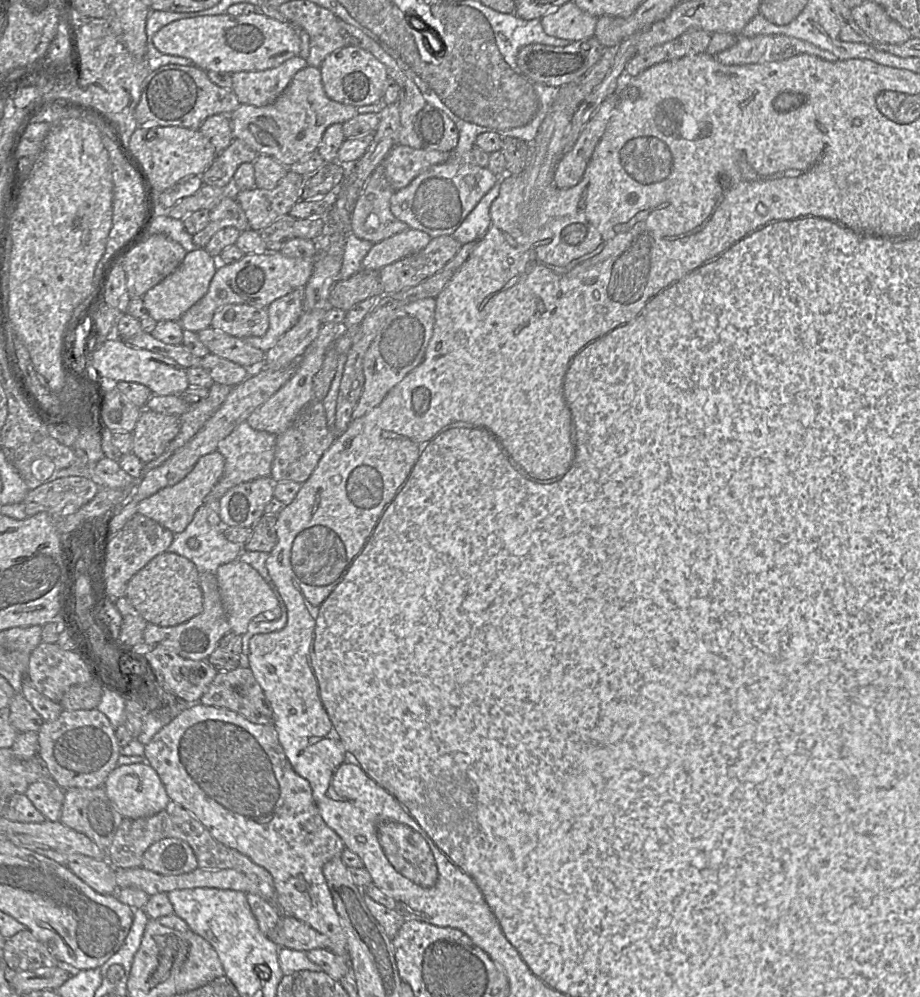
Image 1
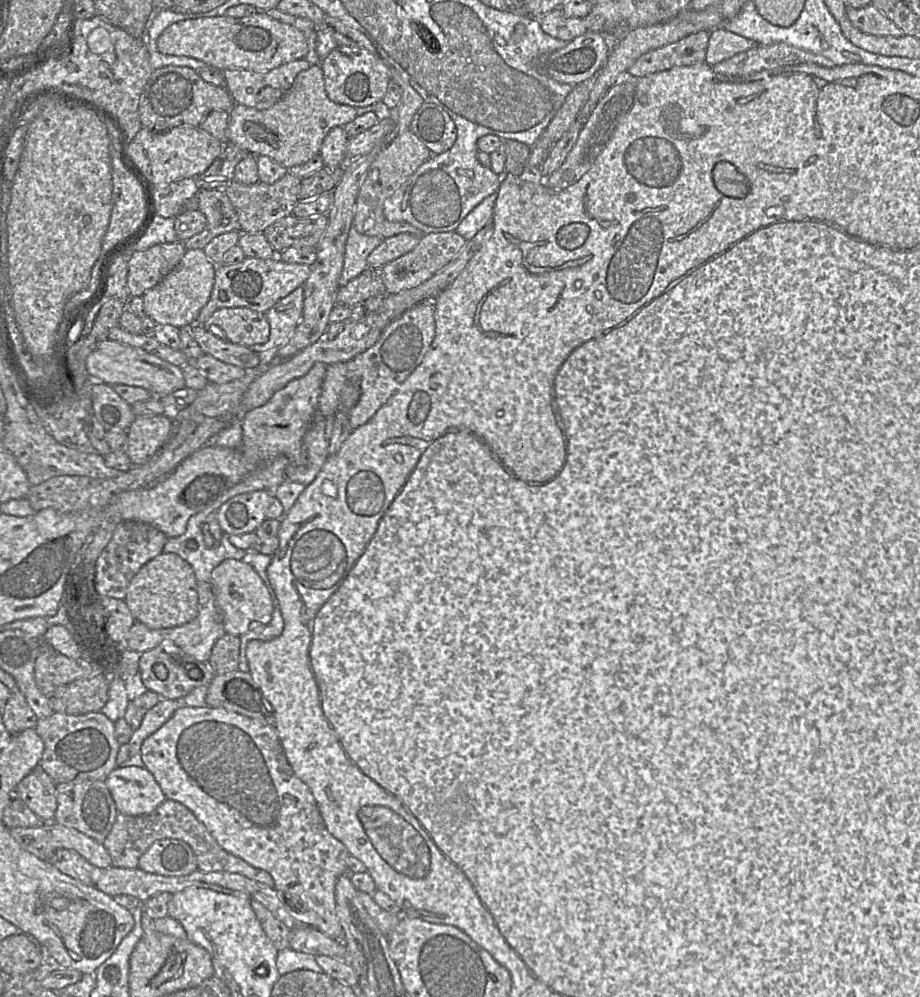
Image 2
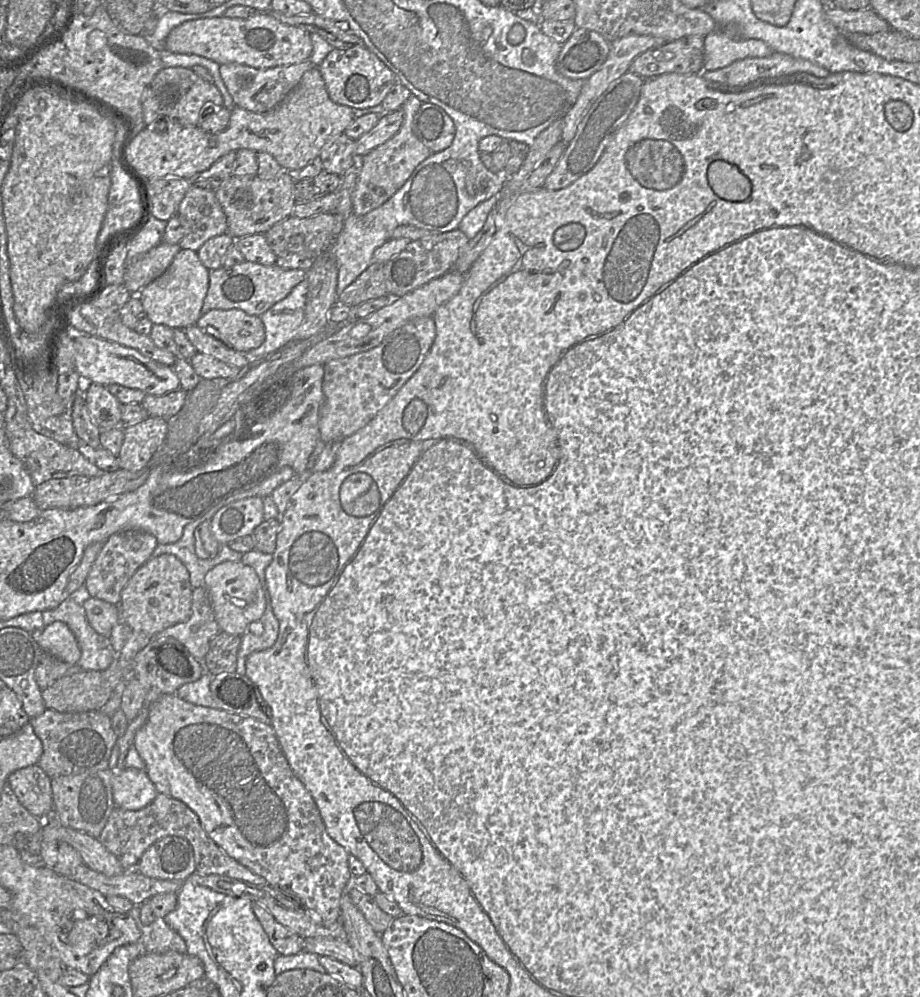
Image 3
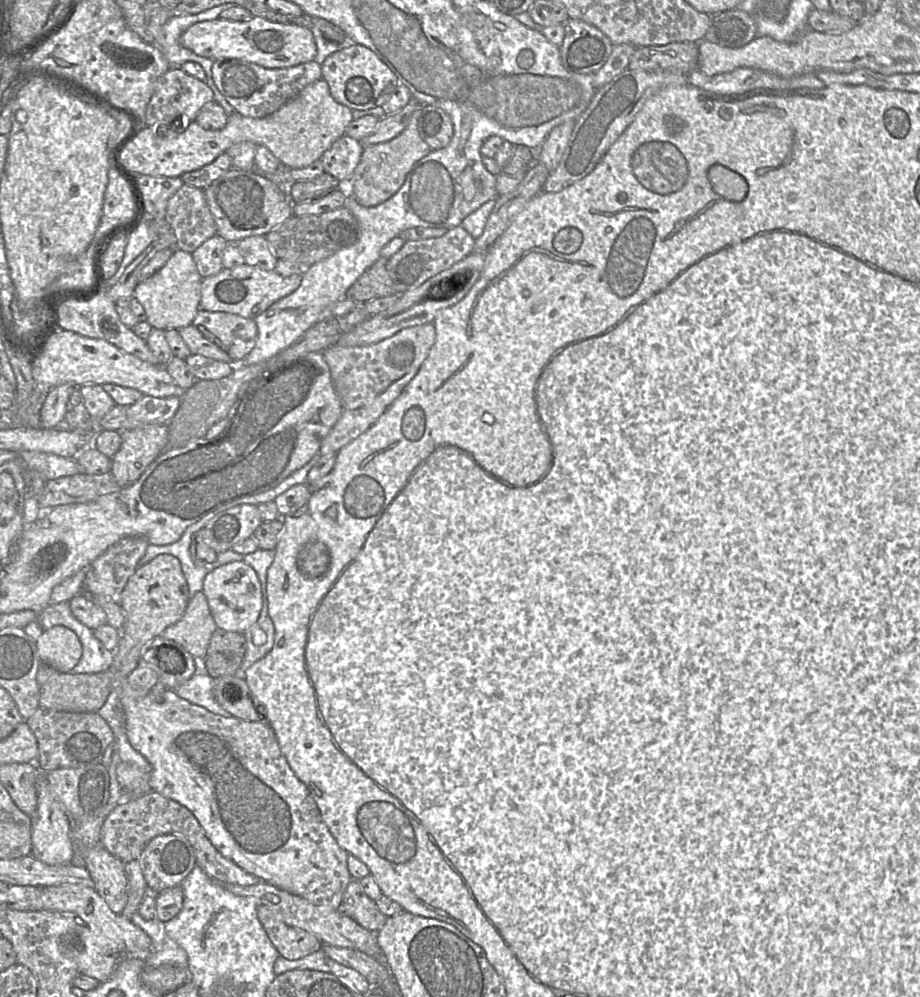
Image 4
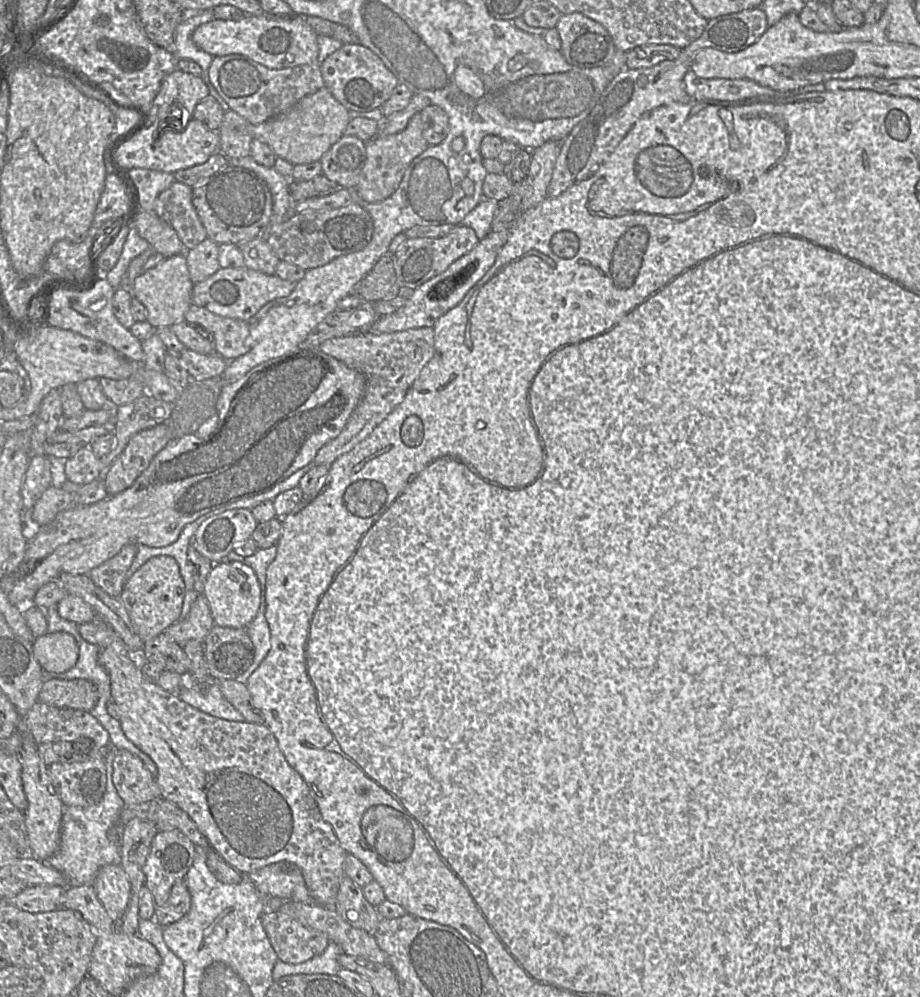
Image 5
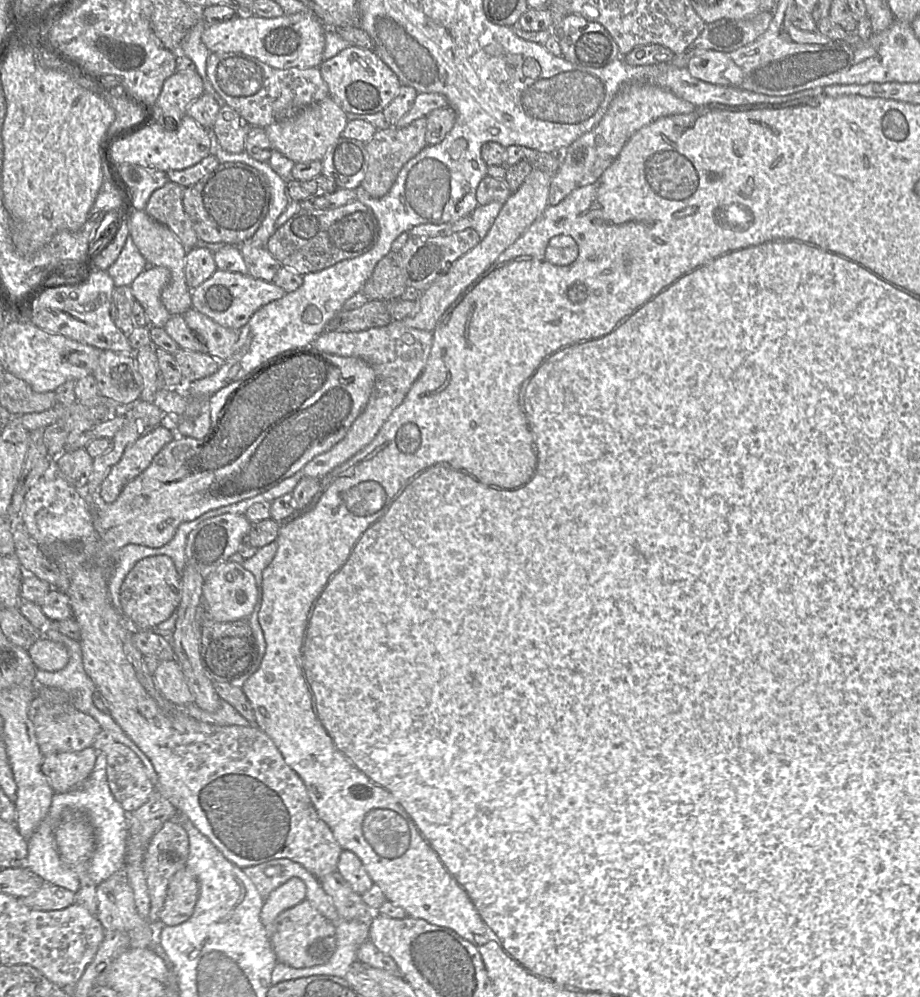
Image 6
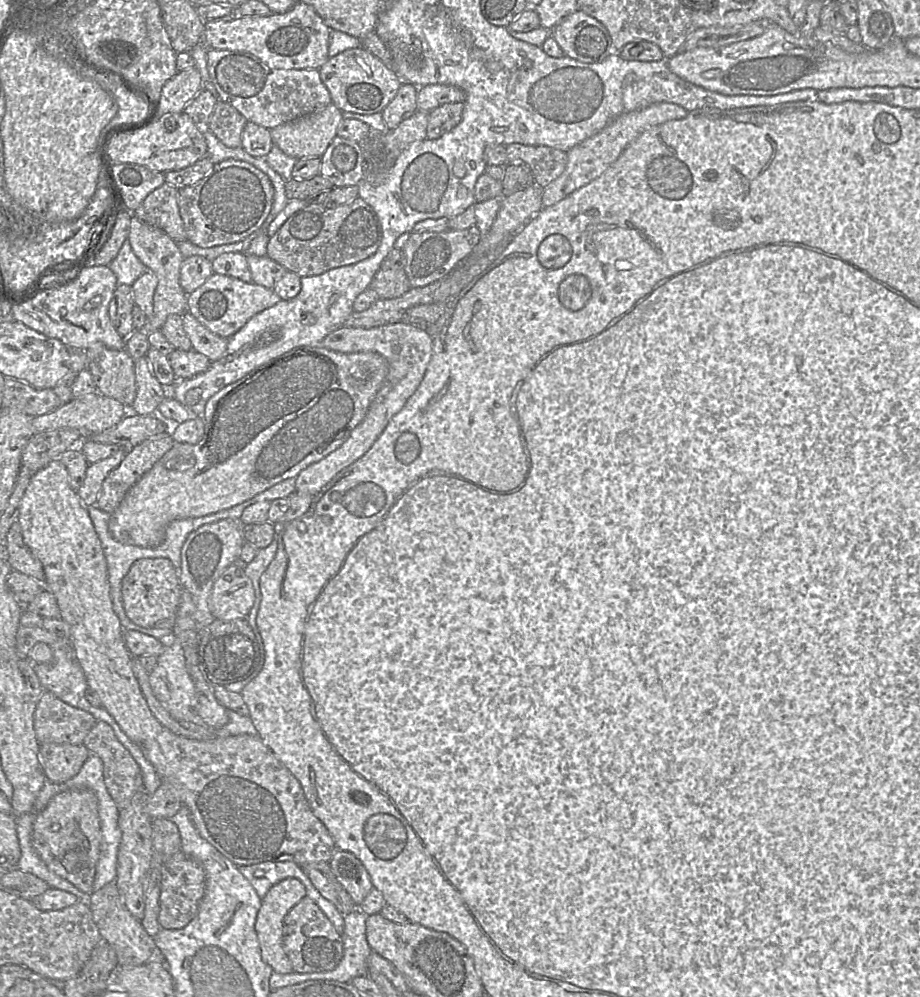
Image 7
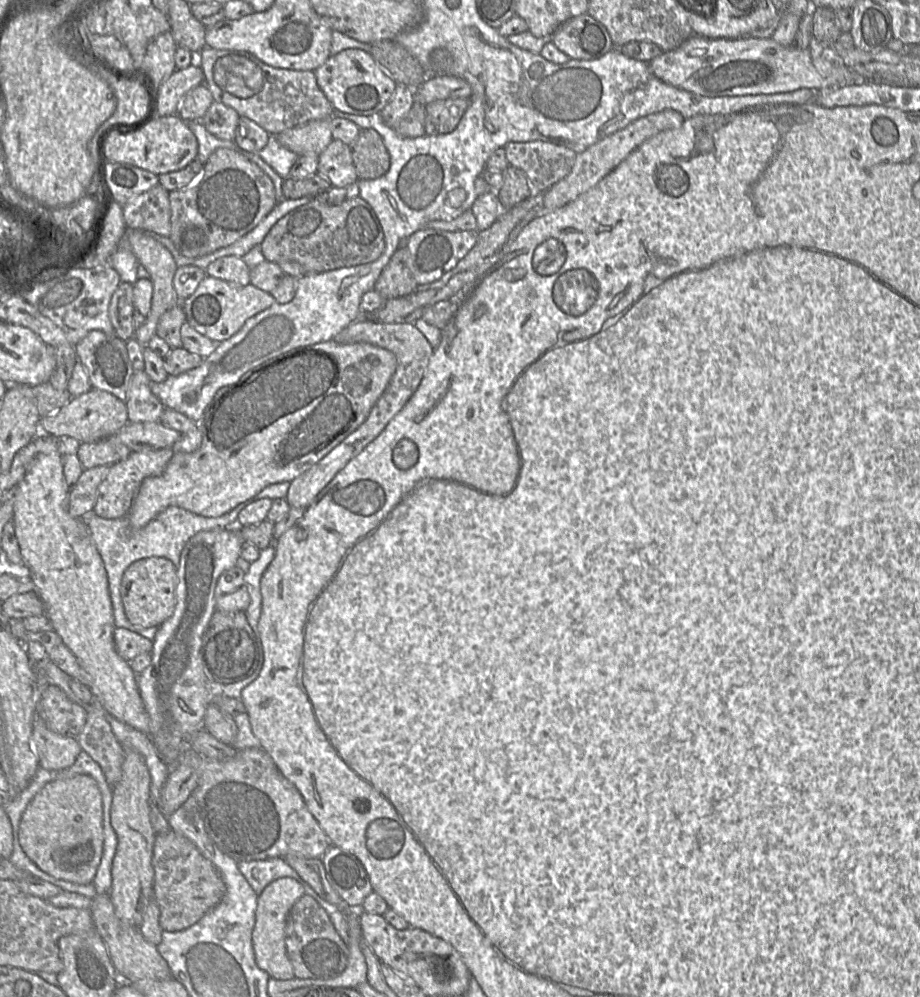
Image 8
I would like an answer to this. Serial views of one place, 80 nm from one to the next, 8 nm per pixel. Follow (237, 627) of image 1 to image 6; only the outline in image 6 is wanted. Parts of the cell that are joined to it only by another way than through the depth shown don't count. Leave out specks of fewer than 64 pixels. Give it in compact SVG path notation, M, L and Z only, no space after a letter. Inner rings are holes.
M227 561L211 573L203 585L203 608L209 619L217 622L247 620L257 601L254 575L242 564Z

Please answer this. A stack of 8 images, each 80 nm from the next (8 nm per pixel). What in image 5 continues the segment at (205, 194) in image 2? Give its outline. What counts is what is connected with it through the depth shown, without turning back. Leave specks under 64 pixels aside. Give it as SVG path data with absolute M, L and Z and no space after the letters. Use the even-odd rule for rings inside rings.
M176 181L157 197L154 204L154 212L177 232L186 251L208 238L192 198L193 188Z

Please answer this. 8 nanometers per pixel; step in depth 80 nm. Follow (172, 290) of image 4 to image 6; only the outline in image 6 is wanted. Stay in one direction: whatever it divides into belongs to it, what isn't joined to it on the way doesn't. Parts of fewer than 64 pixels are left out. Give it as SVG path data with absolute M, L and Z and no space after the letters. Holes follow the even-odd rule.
M149 266L131 284L132 294L148 318L148 327L164 328L172 316L161 301L161 293L171 278L169 269Z

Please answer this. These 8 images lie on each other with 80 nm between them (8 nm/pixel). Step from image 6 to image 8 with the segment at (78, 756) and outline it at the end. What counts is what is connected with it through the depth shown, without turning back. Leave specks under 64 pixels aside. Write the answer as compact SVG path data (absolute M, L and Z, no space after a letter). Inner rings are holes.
M37 711L34 713L32 725L32 743L39 766L50 771L71 767L82 752L76 738L51 731Z

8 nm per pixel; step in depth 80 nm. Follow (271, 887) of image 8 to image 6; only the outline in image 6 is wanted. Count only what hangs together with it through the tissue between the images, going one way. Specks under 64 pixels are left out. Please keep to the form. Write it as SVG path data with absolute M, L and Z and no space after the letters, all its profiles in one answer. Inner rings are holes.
M292 877L273 890L266 898L260 913L261 923L269 931L279 914L300 904L305 899L306 886L304 882L297 877Z

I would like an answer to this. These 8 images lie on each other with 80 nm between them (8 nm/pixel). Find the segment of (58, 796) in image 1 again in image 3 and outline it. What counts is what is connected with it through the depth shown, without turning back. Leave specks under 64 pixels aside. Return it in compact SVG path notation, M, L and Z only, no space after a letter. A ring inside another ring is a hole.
M37 764L10 774L7 784L34 817L44 819L53 813L51 778Z

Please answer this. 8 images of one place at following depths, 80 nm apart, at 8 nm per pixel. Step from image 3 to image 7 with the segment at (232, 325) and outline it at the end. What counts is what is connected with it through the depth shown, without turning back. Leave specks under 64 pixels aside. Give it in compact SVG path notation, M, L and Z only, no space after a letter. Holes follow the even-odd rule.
M189 312L183 315L183 327L191 340L192 350L204 354L212 362L224 355L228 338L214 334Z

